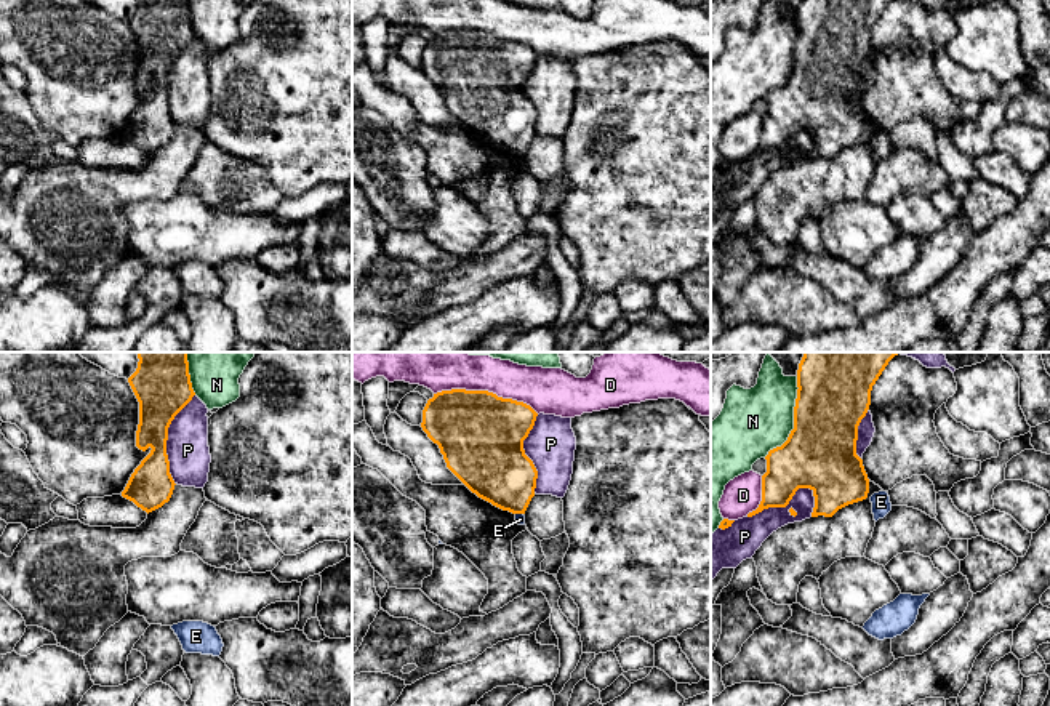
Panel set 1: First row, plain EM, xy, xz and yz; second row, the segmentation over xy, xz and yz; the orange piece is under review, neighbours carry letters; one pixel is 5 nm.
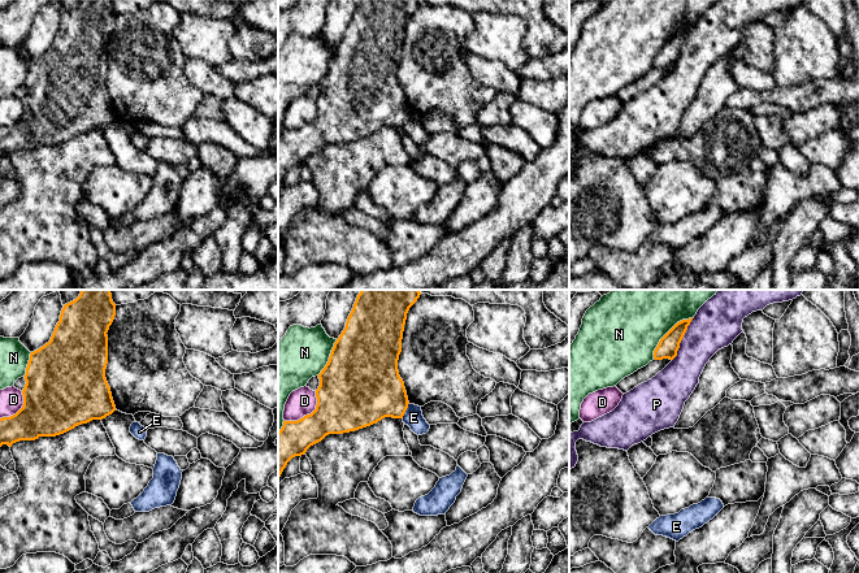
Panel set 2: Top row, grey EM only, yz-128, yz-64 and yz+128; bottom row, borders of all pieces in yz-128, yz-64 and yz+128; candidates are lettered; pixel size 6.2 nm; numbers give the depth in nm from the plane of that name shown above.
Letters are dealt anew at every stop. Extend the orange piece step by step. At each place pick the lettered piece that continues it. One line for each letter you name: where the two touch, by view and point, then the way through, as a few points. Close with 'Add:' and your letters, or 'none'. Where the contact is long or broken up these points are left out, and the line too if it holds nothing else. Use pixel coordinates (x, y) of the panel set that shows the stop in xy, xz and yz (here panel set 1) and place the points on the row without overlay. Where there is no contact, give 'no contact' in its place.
Add: none

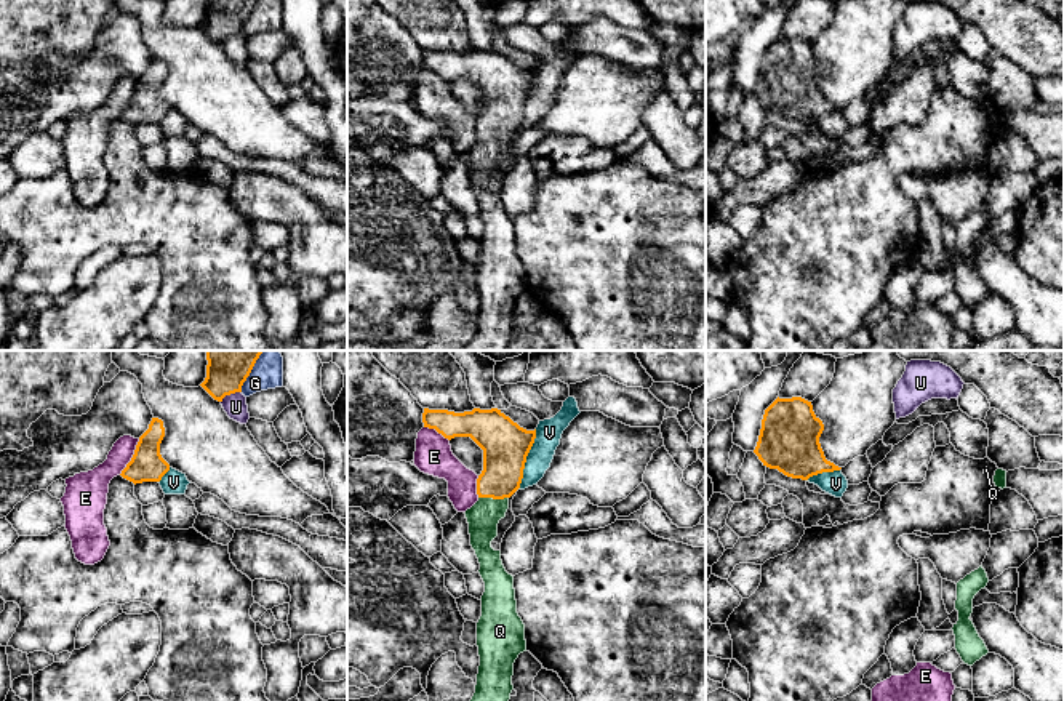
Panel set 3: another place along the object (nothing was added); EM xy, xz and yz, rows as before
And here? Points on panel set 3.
Q: xz (493, 140) | across xz (504, 92), (493, 140), (484, 157)
Add: Q

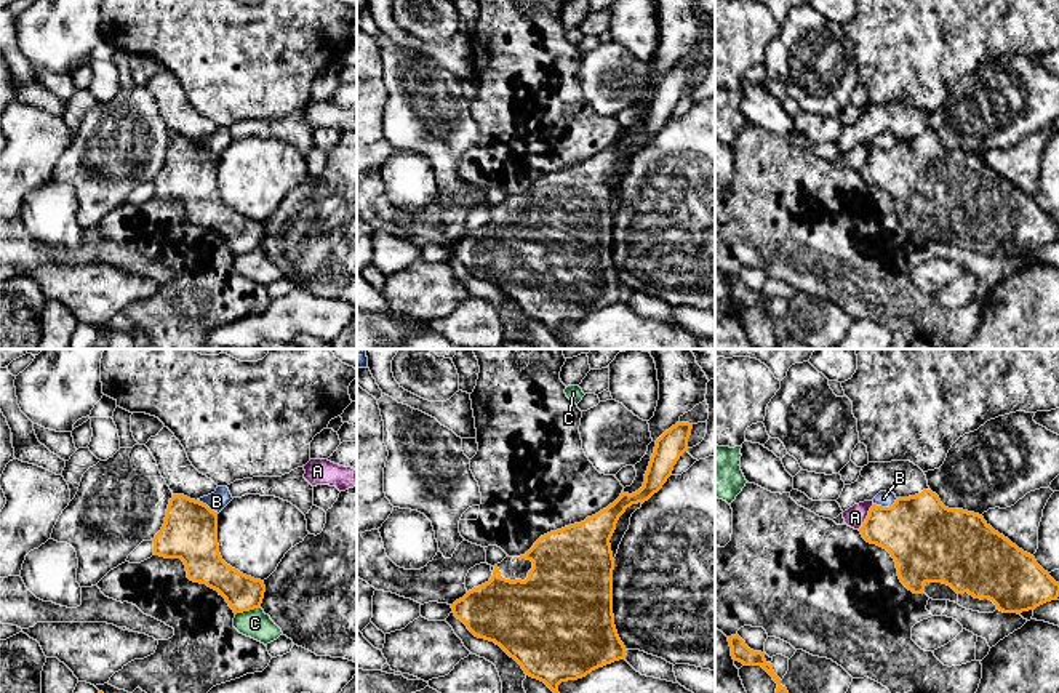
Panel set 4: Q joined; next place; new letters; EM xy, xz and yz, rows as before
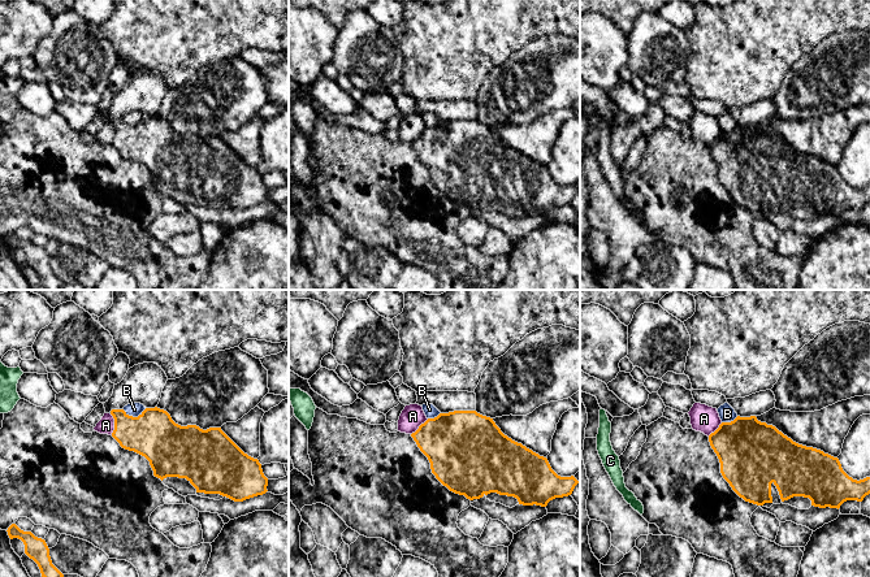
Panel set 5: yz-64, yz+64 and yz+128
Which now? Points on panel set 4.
Add: none

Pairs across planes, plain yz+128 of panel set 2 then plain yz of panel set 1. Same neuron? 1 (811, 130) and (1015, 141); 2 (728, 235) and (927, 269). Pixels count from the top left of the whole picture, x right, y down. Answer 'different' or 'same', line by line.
1: same
2: same

